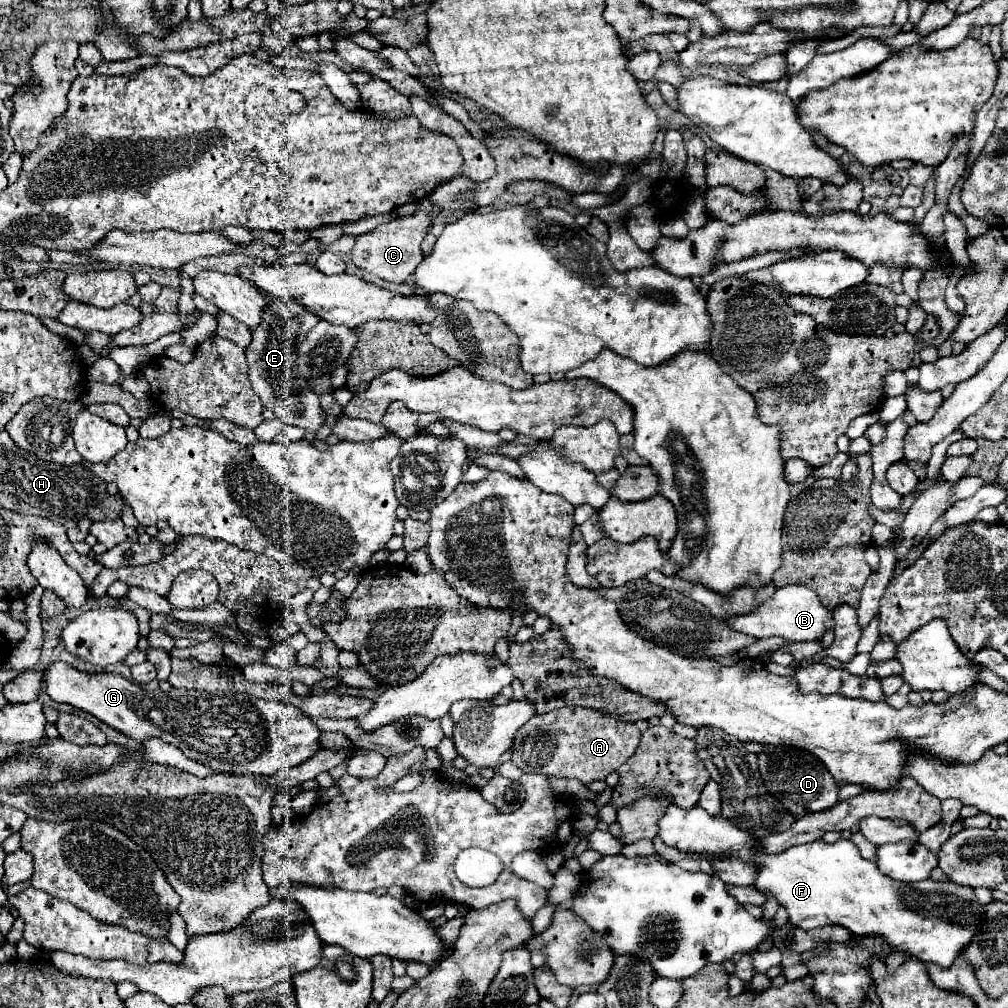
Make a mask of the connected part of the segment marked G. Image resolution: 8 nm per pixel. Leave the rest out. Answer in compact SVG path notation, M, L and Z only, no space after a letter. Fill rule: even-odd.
M57 661L45 669L45 691L57 703L69 703L77 709L83 709L103 723L119 729L135 741L145 741L149 737L161 737L163 741L177 745L189 759L213 767L217 773L243 773L243 775L275 775L281 769L297 767L311 759L319 749L319 729L305 721L307 717L291 715L295 705L291 703L271 703L255 699L247 693L207 693L207 691L189 691L189 689L171 689L171 693L147 691L145 687L127 681L117 673L85 673L75 669L69 663Z

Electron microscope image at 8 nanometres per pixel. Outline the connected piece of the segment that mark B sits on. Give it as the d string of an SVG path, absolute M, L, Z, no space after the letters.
M785 585L775 591L775 597L771 597L767 603L761 603L755 611L751 611L751 615L733 615L729 627L733 627L739 633L753 635L757 639L777 635L793 643L817 641L823 637L827 629L833 629L833 615L821 605L819 595L813 589L805 585Z

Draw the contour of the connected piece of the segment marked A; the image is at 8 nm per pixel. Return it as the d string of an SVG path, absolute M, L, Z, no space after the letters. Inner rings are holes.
M566 706L533 716L518 730L511 747L511 763L525 773L579 779L587 785L617 771L633 755L637 745L639 729L635 723L619 721L589 707Z

